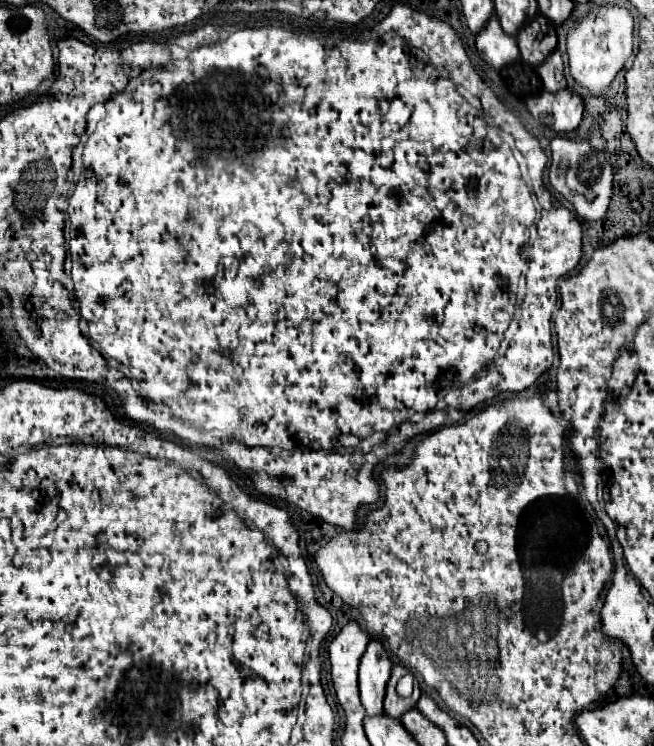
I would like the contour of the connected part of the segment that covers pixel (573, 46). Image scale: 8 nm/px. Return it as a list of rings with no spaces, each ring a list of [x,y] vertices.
[[[601,6],[583,16],[567,36],[573,80],[591,96],[601,96],[633,52],[633,14],[625,6]]]

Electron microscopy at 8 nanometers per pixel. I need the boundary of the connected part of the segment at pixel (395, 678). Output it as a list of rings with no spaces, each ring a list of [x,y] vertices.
[[[395,666],[395,668],[393,668],[393,674],[391,674],[389,682],[387,682],[385,714],[387,714],[389,718],[393,718],[393,720],[401,720],[401,716],[403,716],[405,712],[413,710],[413,708],[417,706],[417,700],[419,700],[419,696],[421,696],[421,690],[419,690],[419,684],[417,684],[417,682],[415,682],[413,694],[411,694],[411,698],[409,698],[409,700],[401,700],[401,698],[397,696],[397,692],[395,692],[395,686],[397,686],[397,682],[399,682],[399,678],[401,678],[401,676],[405,676],[405,674],[407,674],[407,670],[405,670],[403,666]]]

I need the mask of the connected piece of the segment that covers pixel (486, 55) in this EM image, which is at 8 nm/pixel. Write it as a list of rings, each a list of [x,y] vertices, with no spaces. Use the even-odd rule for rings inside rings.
[[[493,16],[485,30],[477,36],[477,50],[483,62],[487,62],[493,70],[519,62],[519,48],[513,36],[507,36],[497,18]]]

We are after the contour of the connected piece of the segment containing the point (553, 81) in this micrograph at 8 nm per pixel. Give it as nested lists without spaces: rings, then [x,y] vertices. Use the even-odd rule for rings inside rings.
[[[555,50],[539,68],[537,68],[541,80],[543,80],[543,86],[547,92],[561,92],[565,90],[565,78],[563,78],[563,60],[561,60],[561,54],[559,50]]]

